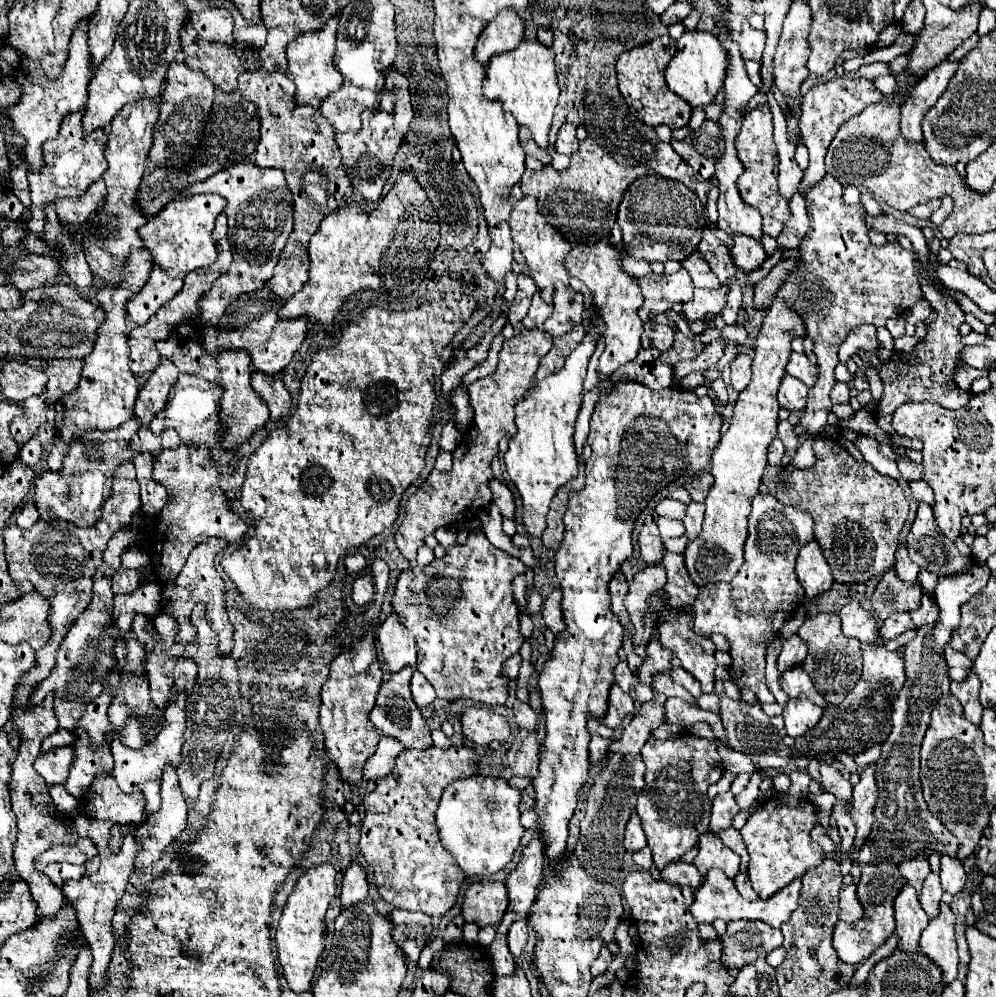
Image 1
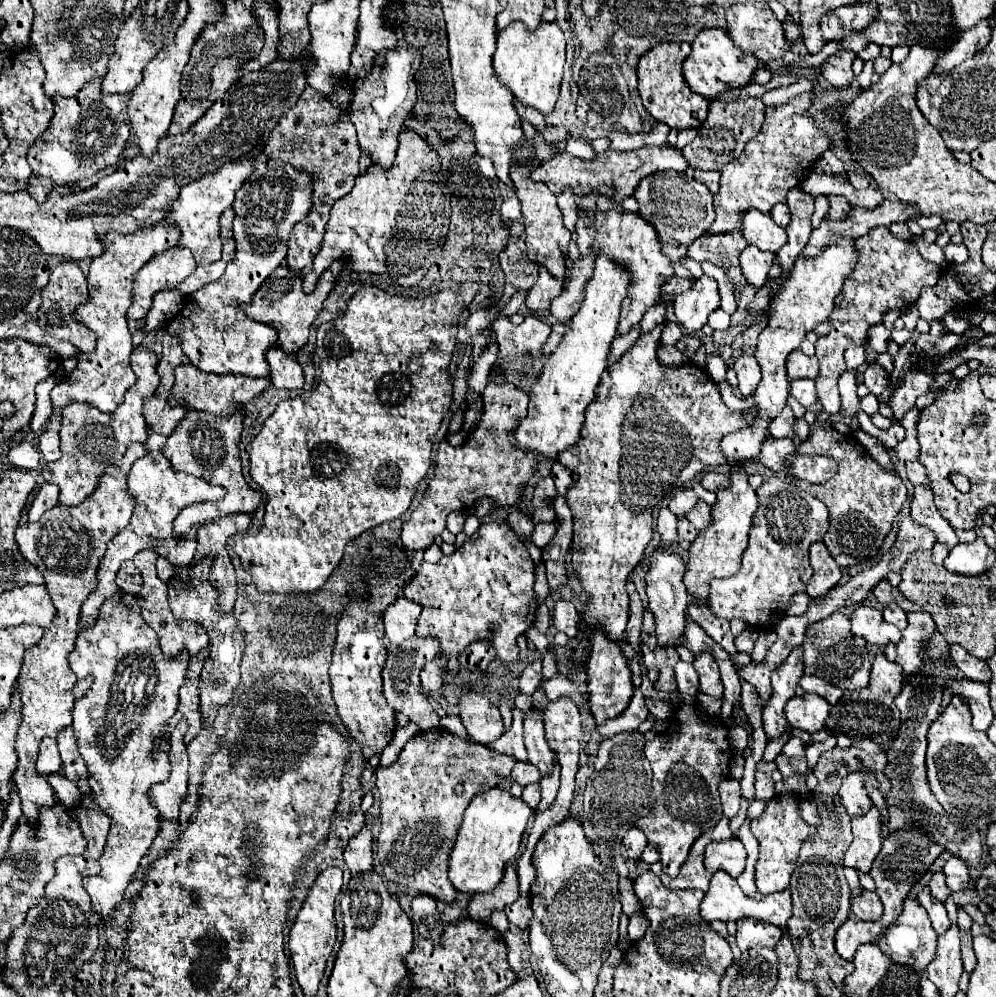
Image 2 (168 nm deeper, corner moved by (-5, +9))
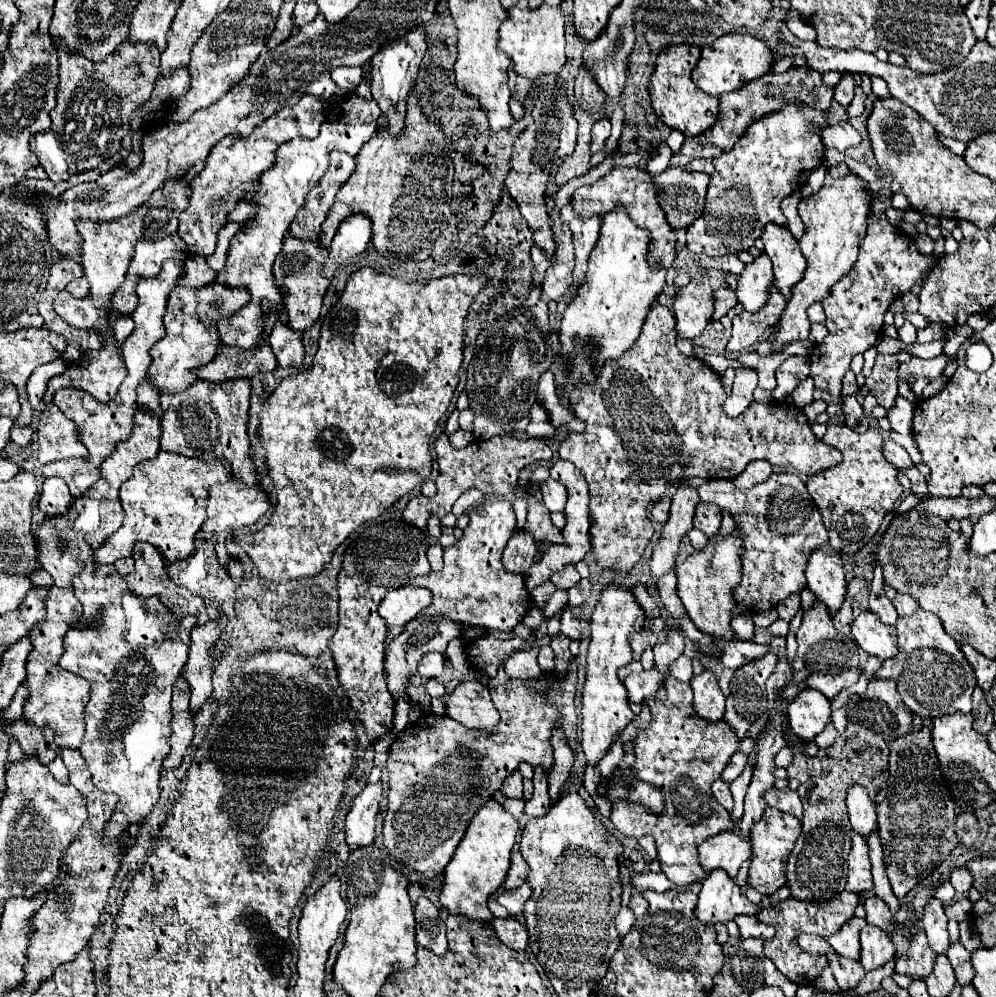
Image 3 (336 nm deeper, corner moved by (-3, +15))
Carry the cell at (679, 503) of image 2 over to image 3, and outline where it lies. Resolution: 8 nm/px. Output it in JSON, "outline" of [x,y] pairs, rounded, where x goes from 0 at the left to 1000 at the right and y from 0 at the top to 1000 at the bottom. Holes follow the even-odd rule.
{"outline":[[[775,474],[767,484],[761,484],[749,492],[741,490],[735,482],[707,482],[701,488],[701,494],[705,503],[717,505],[729,511],[737,519],[737,525],[741,533],[745,535],[745,547],[747,547],[745,585],[737,593],[739,605],[747,609],[775,611],[781,607],[781,603],[785,603],[793,595],[805,593],[809,589],[807,571],[811,567],[813,555],[831,543],[831,533],[825,525],[825,517],[821,515],[815,498],[809,492],[807,482],[799,474]]]}

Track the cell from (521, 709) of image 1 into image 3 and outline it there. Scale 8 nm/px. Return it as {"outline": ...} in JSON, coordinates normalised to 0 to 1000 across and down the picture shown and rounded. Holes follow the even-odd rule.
{"outline":[[[542,769],[536,771],[536,781],[534,781],[534,785],[536,785],[536,797],[534,797],[534,801],[528,803],[526,815],[528,815],[530,819],[542,819],[542,817],[546,817],[546,815],[552,811],[550,779],[548,779],[548,775],[546,775]]]}

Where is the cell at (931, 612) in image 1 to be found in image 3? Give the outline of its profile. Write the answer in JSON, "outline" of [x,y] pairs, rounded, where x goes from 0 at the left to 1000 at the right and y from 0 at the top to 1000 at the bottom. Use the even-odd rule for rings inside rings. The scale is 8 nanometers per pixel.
{"outline":[[[922,611],[914,619],[900,623],[902,631],[902,657],[886,665],[873,681],[898,681],[908,707],[926,721],[948,719],[950,715],[974,715],[976,713],[976,693],[980,689],[980,679],[964,653],[962,643],[954,641],[946,631],[940,617]]]}

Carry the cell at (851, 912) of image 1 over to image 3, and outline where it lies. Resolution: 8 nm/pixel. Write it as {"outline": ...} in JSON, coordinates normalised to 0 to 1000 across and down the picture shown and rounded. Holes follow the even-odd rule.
{"outline":[[[873,898],[873,900],[869,902],[867,910],[869,910],[869,916],[871,916],[871,918],[869,918],[869,924],[873,924],[876,928],[886,930],[886,932],[892,934],[892,936],[900,932],[900,928],[898,928],[898,918],[894,916],[892,908],[890,908],[884,900]]]}

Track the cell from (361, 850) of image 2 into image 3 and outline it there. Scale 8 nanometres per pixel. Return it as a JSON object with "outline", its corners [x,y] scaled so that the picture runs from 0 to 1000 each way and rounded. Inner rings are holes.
{"outline":[[[382,783],[376,787],[367,787],[365,793],[357,797],[351,815],[347,817],[347,846],[353,852],[371,848],[376,844],[376,827],[382,799],[384,799]]]}

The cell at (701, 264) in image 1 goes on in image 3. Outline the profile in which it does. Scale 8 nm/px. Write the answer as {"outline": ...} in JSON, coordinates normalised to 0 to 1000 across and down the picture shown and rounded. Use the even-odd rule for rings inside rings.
{"outline":[[[723,288],[721,292],[717,292],[717,316],[715,316],[715,320],[717,322],[725,320],[731,314],[731,310],[735,310],[739,304],[741,304],[739,294],[735,290]]]}

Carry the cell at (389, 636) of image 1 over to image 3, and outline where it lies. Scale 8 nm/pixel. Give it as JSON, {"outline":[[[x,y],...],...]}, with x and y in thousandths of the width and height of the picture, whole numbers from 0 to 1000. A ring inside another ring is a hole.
{"outline":[[[406,587],[402,591],[392,593],[380,609],[380,615],[388,621],[390,629],[404,629],[414,623],[424,611],[428,611],[434,603],[434,595],[426,589]]]}

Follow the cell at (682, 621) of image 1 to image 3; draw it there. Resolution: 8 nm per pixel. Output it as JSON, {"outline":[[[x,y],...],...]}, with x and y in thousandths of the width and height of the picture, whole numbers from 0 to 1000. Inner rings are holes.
{"outline":[[[707,673],[705,677],[697,679],[693,683],[695,693],[697,693],[697,703],[695,709],[701,719],[709,723],[721,723],[727,717],[727,705],[729,699],[725,697],[721,689],[721,681],[717,679],[715,673]]]}

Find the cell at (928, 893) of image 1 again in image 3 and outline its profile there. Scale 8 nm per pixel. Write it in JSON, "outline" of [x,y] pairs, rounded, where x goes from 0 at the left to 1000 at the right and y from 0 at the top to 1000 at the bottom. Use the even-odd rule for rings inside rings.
{"outline":[[[934,902],[932,908],[928,910],[928,916],[926,916],[926,928],[928,928],[934,950],[942,958],[950,956],[954,950],[950,926],[952,926],[952,922],[948,918],[948,908],[942,902]]]}

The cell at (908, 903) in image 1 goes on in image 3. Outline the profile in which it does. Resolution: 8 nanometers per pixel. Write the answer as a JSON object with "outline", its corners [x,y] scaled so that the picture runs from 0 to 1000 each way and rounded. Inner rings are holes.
{"outline":[[[898,934],[894,936],[900,948],[900,976],[914,978],[916,982],[930,982],[940,964],[940,956],[930,944],[930,936],[922,934],[920,938]]]}

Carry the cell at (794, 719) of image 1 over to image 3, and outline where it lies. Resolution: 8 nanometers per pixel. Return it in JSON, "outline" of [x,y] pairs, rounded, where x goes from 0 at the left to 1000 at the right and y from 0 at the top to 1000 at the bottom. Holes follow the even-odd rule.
{"outline":[[[807,691],[791,709],[793,731],[799,739],[815,743],[833,723],[833,703],[819,691]]]}

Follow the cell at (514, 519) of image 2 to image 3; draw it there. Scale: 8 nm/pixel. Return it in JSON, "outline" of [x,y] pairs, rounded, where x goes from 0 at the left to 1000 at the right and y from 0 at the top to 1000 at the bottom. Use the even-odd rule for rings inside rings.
{"outline":[[[520,533],[512,539],[506,551],[506,559],[504,559],[506,571],[510,575],[528,575],[536,565],[536,557],[538,557],[536,541],[528,533]]]}

